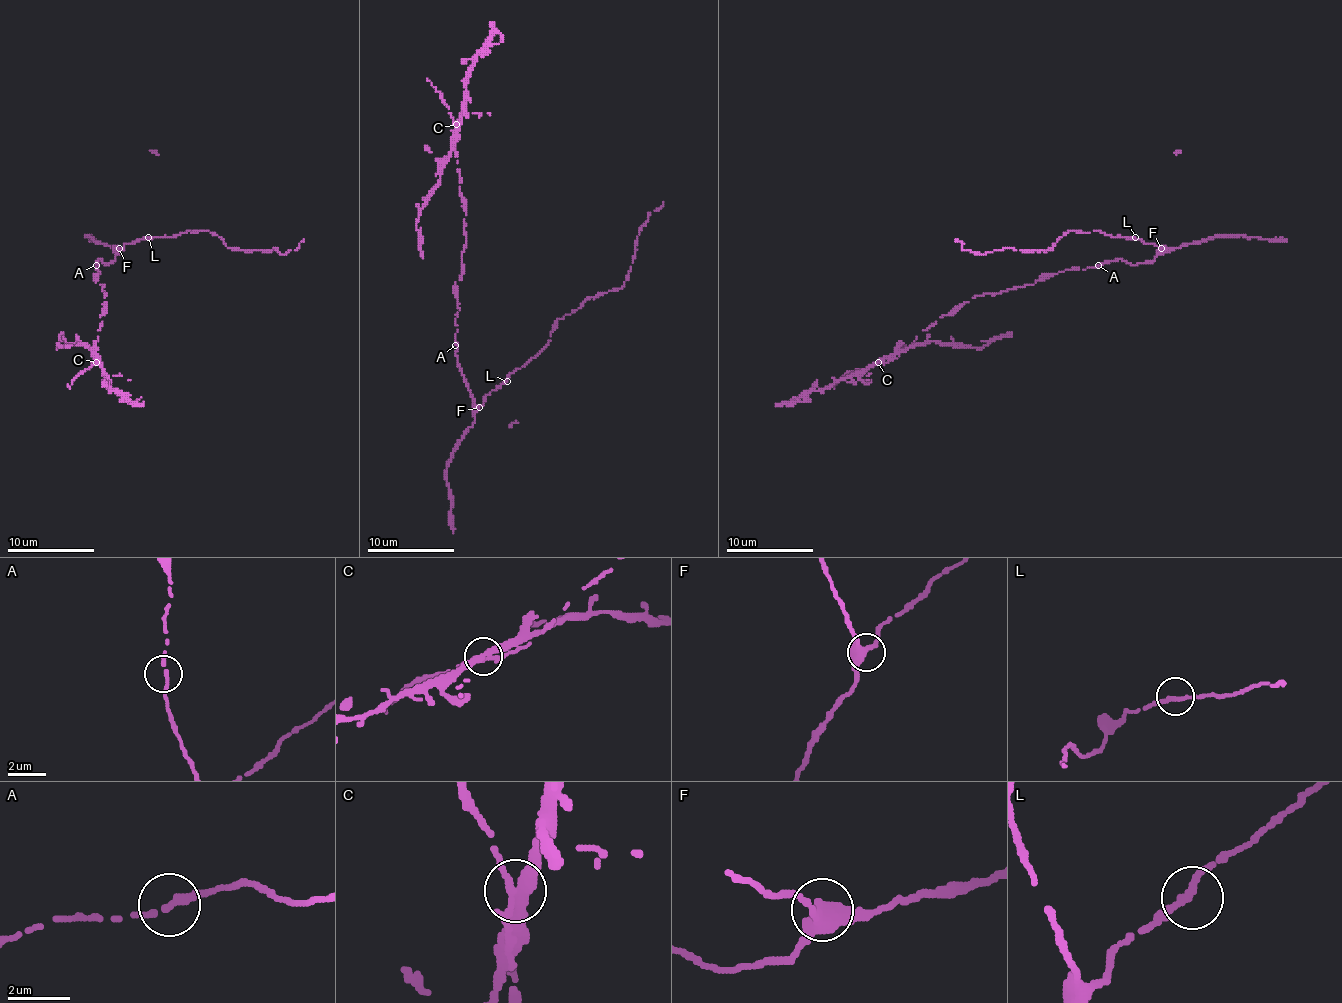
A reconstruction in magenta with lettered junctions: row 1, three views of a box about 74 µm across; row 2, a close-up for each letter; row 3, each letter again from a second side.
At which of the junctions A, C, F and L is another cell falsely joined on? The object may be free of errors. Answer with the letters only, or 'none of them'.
C

